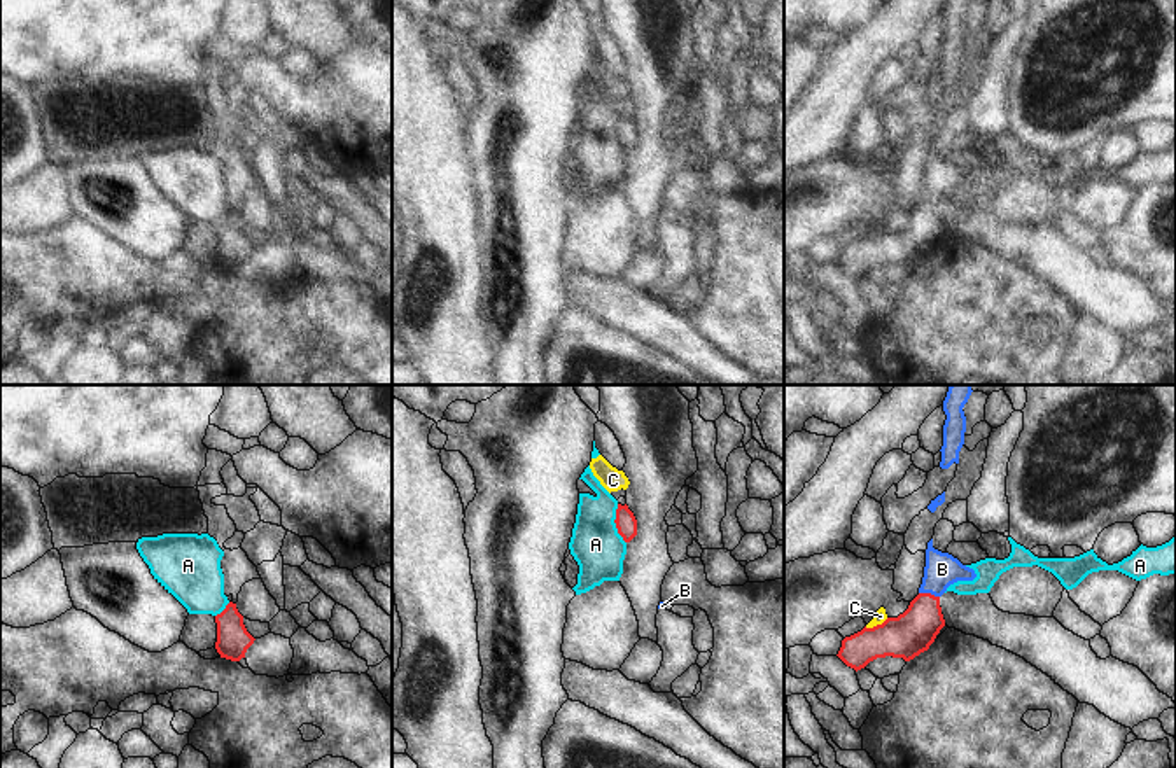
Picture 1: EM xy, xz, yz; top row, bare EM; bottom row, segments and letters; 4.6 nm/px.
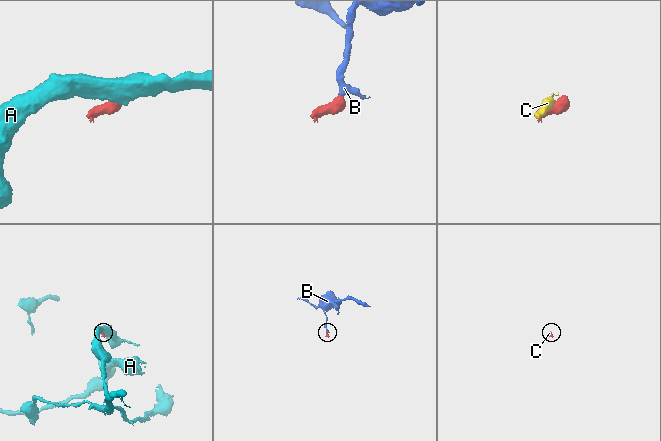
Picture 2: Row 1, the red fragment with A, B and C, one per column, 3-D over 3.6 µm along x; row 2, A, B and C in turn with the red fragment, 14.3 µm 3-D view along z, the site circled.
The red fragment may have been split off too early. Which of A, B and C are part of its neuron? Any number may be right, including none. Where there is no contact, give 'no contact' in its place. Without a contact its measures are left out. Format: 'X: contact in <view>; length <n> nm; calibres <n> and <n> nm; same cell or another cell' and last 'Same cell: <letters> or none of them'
A: contact in xz; length 190 nm; calibres 100 and 240 nm; another cell
B: contact in yz; length 100 nm; calibres 200 and 160 nm; same cell
C: contact in yz; length 120 nm; calibres 200 and 60 nm; another cell
Same cell: B

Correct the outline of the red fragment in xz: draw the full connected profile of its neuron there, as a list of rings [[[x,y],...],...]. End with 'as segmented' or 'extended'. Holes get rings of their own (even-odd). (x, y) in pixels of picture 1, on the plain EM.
[[[618,112],[614,131],[625,150],[630,150],[637,143],[637,128],[626,112]]] | as segmented

